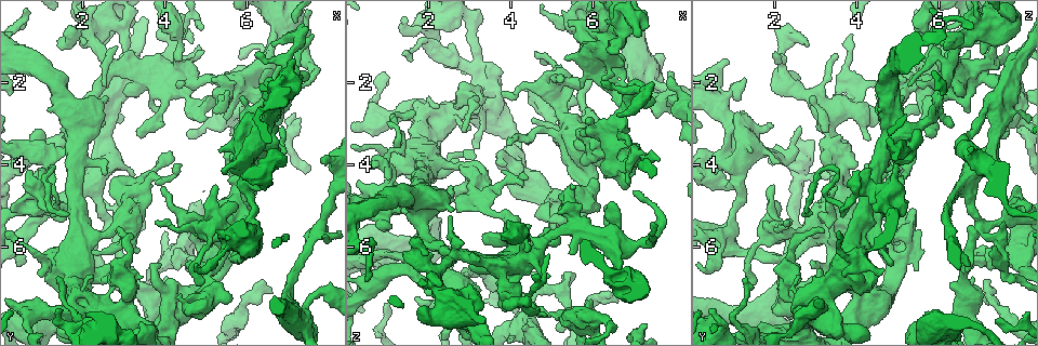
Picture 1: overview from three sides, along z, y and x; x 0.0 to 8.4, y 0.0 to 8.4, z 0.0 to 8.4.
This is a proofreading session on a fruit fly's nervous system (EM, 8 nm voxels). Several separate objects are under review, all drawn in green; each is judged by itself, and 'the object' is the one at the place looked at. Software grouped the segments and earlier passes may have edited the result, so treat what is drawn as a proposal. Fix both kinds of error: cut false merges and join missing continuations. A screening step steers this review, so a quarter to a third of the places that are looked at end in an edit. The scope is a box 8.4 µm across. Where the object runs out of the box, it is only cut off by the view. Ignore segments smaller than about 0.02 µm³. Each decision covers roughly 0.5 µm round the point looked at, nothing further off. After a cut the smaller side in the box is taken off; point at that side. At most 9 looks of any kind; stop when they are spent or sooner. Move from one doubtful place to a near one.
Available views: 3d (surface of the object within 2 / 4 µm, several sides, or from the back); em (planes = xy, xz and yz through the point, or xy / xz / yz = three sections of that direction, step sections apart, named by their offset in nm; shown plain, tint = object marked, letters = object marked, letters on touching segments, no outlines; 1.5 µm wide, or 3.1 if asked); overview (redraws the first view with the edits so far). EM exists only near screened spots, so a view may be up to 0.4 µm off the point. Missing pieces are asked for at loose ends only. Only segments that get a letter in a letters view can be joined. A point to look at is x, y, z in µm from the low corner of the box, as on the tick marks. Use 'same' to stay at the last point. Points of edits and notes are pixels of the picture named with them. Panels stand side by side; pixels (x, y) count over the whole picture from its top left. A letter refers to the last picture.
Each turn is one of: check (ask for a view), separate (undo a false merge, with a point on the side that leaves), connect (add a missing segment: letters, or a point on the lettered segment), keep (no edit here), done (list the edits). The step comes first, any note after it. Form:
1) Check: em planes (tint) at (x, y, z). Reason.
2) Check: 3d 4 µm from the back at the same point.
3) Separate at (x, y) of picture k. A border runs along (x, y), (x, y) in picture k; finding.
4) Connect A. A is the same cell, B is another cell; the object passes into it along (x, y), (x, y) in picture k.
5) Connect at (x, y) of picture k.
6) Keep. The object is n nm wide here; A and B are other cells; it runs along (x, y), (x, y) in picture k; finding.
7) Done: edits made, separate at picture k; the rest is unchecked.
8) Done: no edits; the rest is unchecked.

Check: em planes (letters) at (4.00, 4.60, 3.50). Tapers out.

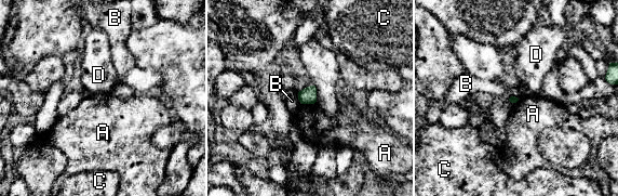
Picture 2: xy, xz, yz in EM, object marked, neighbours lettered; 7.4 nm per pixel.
Keep. A, B, C and D are other cells; a border runs along (300, 102), (314, 103) in picture 2; no lettered segment goes on from it.

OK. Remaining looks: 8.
Check: em planes (tint) at (6.60, 7.20, 7.30). End of a long branch.

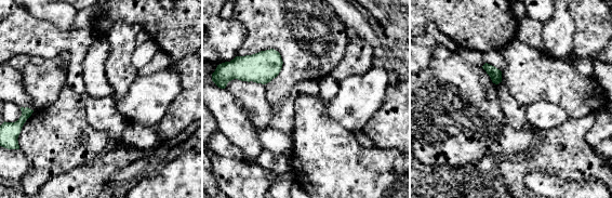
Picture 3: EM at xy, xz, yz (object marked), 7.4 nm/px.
Check: em planes (letters) at the same point. See the neighbours.

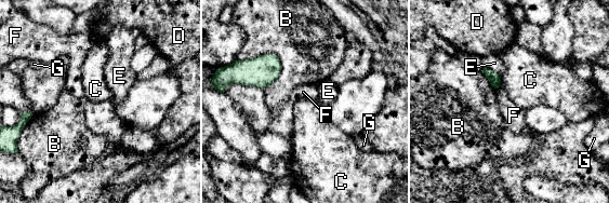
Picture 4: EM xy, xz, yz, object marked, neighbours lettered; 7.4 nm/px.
Keep. B, C, D, E, F and G are other cells; a border runs along (240, 59), (274, 53), (282, 67) in picture 4; no lettered segment goes on from it.

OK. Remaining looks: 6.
Check: 3d 4 µm at (3.00, 2.25, 6.50). Branch stops here.

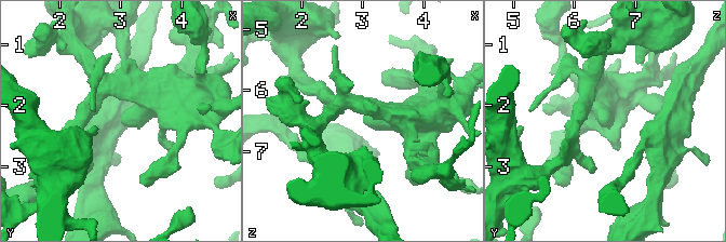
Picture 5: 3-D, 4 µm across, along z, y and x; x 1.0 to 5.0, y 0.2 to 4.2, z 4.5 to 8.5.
Check: em planes (letters) at (2.95, 2.30, 6.50). Shape alone is not enough.

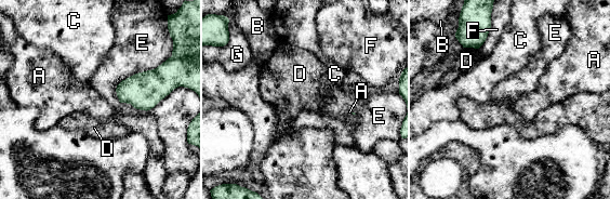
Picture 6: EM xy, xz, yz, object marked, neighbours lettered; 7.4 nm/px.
Keep. The longest contact is with E, 420 nm; A, B, C, D, E, F and G are other cells; a border runs along (160, 64), (123, 79), (118, 101) in picture 6; no lettered segment goes on from it.

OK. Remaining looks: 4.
Check: em planes (letters) at (1.25, 5.15, 3.65). Sharp bend.

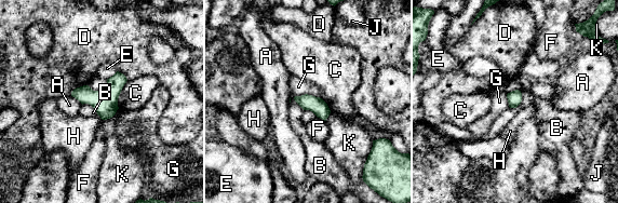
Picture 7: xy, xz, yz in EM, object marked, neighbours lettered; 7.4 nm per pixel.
Keep. A, B, C, D, E, F, G, H, J and K are other cells; a border runs along (305, 109), (311, 110), (317, 116) in picture 7; continuous, no second neuron.

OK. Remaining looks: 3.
Done: no edits; the rest is unchecked.

